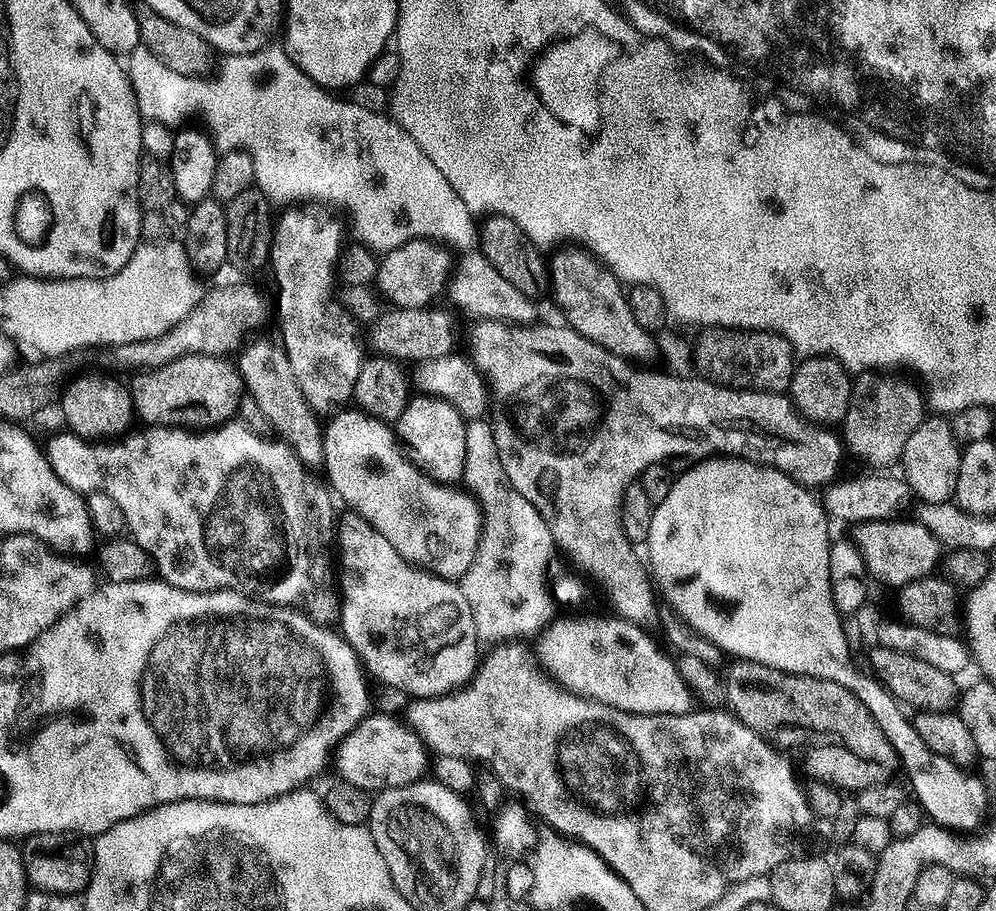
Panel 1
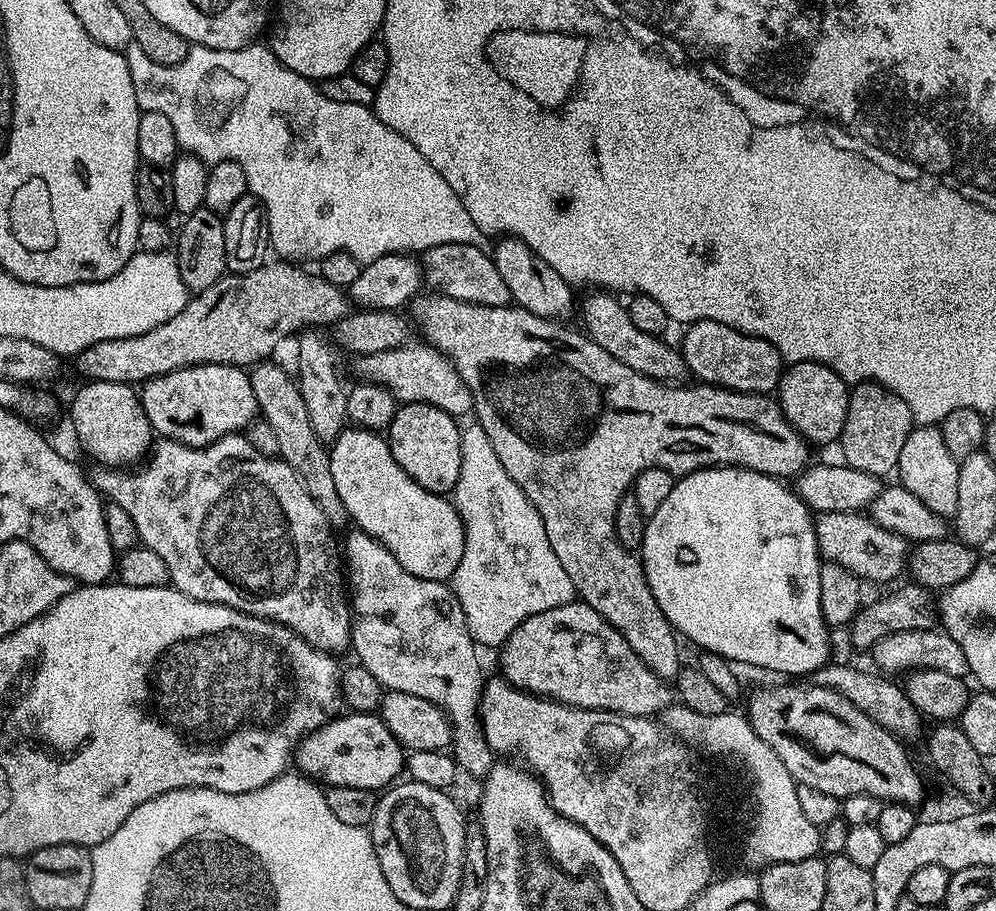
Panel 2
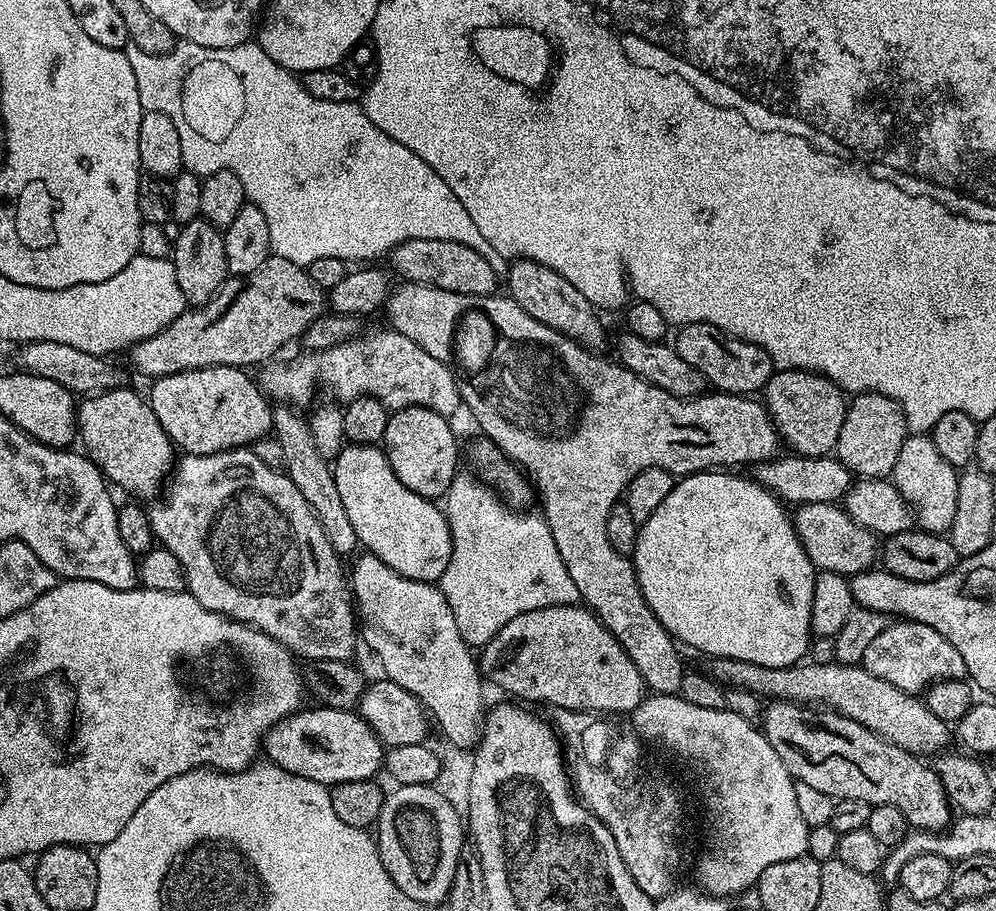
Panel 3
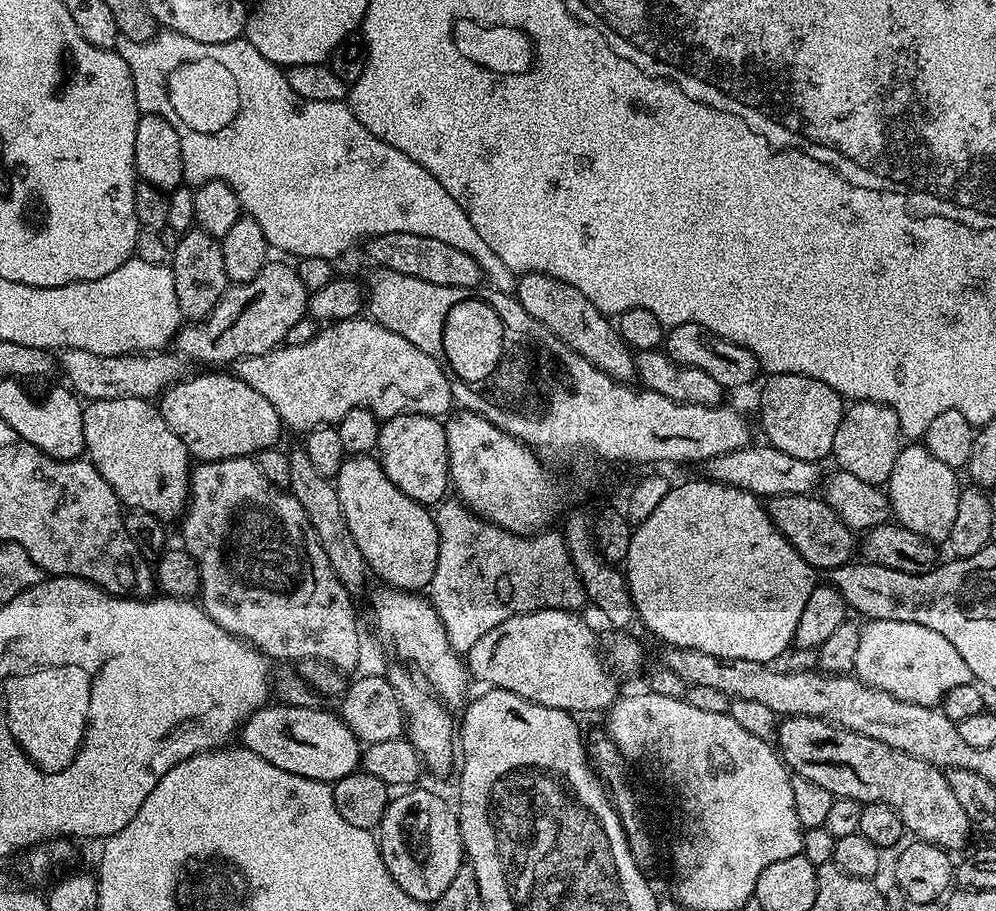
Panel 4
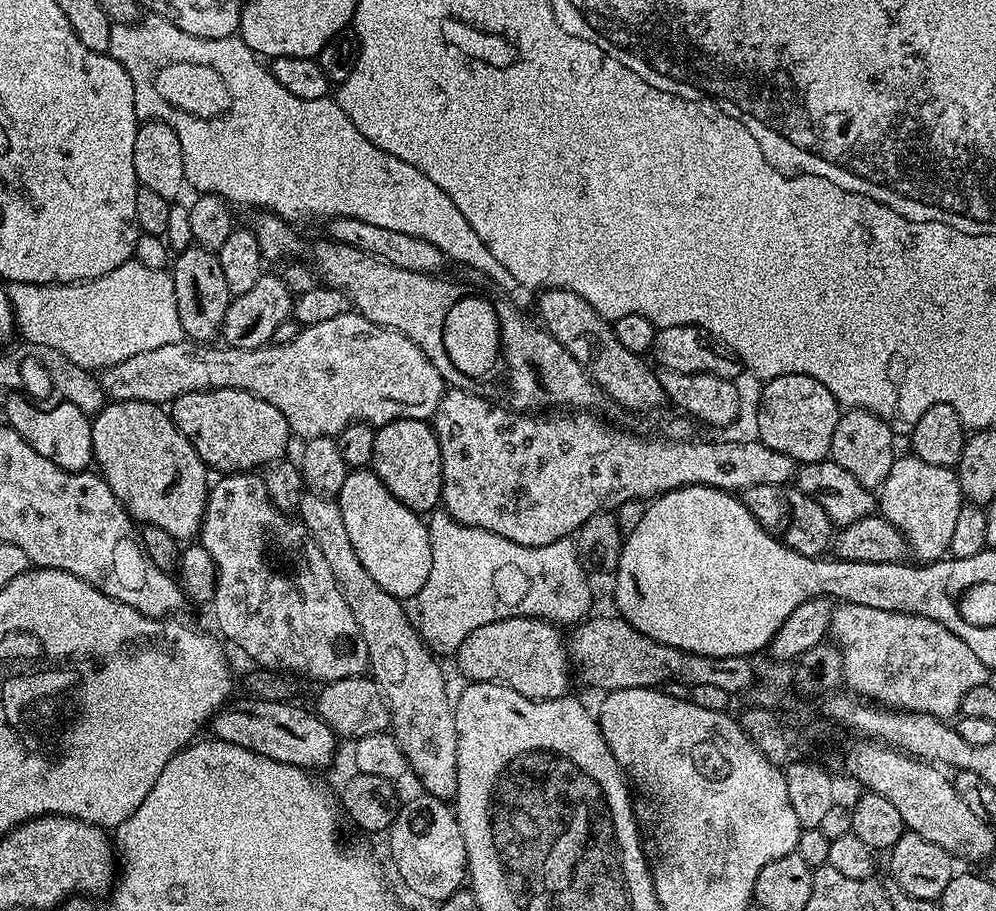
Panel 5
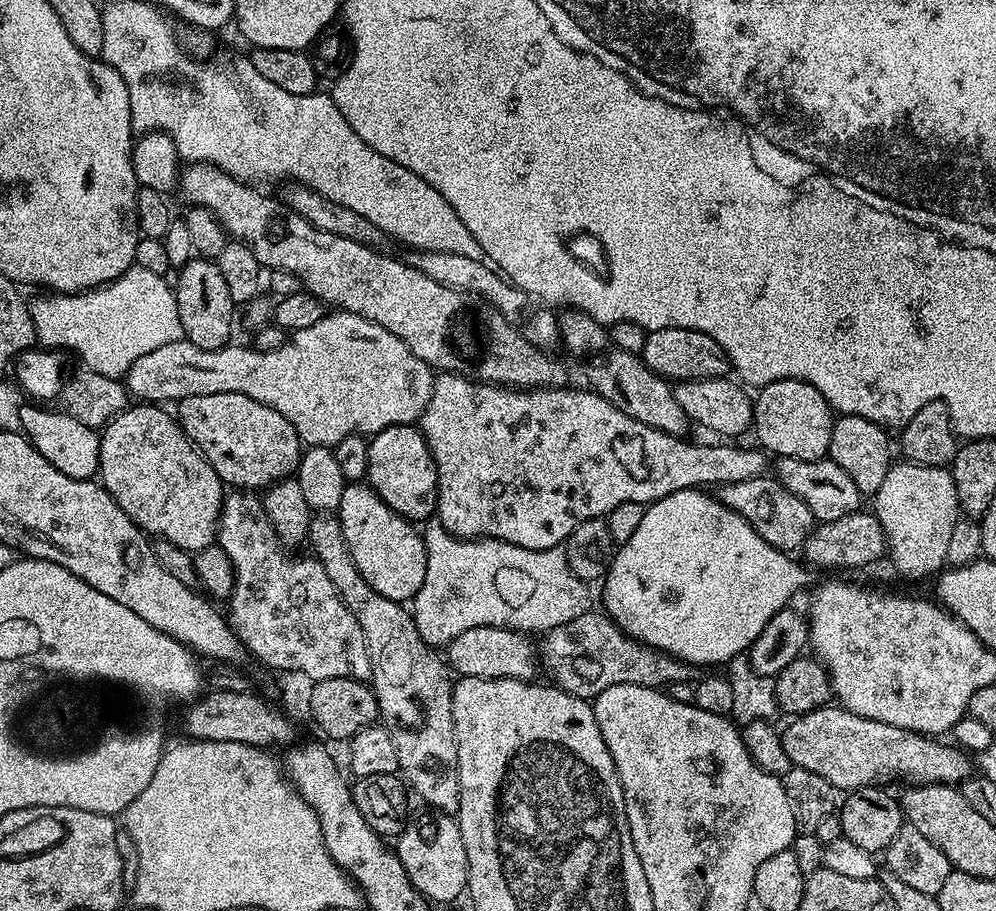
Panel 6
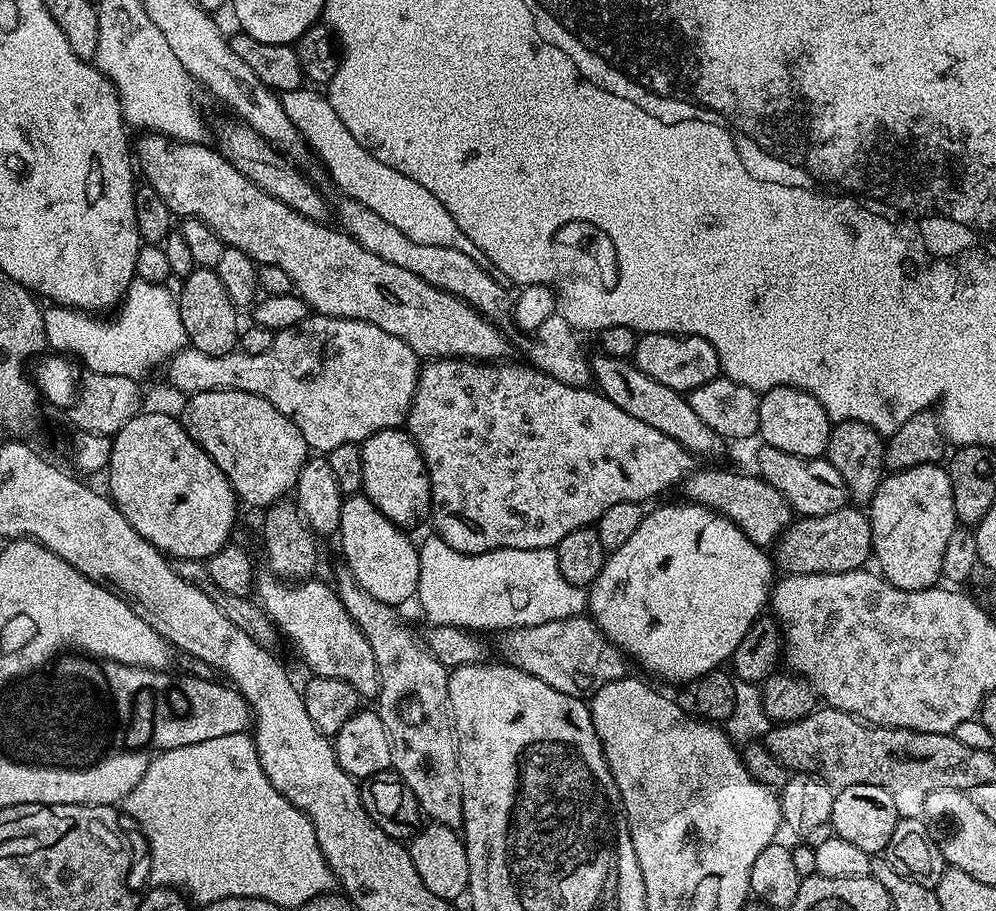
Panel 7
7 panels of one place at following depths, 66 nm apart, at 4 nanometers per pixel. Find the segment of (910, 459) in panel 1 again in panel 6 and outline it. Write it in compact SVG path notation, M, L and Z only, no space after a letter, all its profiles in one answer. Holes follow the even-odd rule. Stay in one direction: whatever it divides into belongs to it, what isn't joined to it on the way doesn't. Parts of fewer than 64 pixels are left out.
M911 462L893 463L886 478L882 478L882 486L878 486L874 503L874 514L884 531L887 559L892 559L893 566L912 580L920 580L923 576L935 577L945 567L950 533L954 530L954 522L962 516L951 471L947 467L935 468Z

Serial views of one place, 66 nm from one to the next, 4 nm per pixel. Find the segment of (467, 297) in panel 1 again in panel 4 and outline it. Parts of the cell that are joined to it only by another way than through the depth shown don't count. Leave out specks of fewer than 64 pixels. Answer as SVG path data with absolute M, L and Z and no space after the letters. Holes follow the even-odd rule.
M382 234L371 237L366 247L373 265L389 268L398 274L410 274L410 278L422 278L422 282L434 282L434 286L479 288L485 279L484 272L470 254L446 242L438 242L438 238L426 238L426 234Z

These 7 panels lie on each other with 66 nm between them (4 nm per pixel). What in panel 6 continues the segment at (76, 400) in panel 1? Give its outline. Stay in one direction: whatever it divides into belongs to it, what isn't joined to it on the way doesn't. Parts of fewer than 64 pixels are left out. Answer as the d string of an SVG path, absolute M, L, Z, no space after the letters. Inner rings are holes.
M136 402L104 425L100 435L99 483L149 537L174 542L193 554L213 547L226 485L188 439L179 419L152 402Z

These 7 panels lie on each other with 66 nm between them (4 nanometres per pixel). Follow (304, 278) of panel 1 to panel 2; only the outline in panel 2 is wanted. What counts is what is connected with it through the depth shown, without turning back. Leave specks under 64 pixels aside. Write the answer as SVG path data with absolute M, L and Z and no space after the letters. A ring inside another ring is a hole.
M308 330L299 337L300 353L296 356L296 368L300 371L298 375L298 383L300 386L300 393L302 394L302 402L306 402L306 414L310 414L310 426L314 426L314 434L318 434L320 441L325 446L331 445L332 441L337 440L344 432L348 424L348 415L346 414L346 398L348 393L346 391L346 383L340 377L340 356L342 357L341 349L333 343L326 335L323 336L323 331Z

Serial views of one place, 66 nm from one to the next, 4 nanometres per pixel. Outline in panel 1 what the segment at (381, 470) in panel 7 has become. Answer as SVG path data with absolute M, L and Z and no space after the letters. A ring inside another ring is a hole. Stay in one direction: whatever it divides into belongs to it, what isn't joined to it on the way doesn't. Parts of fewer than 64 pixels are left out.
M416 394L411 397L396 419L394 425L397 440L400 441L407 457L431 480L440 484L456 486L464 479L466 466L466 421L464 417L437 396Z

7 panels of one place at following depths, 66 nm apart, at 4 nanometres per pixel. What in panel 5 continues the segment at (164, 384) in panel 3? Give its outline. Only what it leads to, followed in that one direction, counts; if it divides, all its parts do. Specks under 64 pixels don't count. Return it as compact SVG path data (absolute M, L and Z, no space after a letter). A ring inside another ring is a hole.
M211 388L205 392L187 392L172 401L170 415L180 433L192 443L194 450L203 458L209 469L216 471L217 468L217 473L220 474L260 470L273 464L275 460L281 459L287 453L284 451L288 448L290 429L286 418L282 418L282 413L274 410L274 406L270 406L270 402L266 402L246 390Z

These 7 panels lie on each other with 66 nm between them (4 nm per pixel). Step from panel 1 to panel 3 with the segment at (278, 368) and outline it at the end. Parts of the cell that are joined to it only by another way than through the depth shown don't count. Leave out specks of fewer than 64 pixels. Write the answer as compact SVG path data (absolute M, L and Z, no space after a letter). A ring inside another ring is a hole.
M276 406L272 410L272 432L278 446L282 446L283 471L287 472L290 482L298 486L302 498L310 502L310 510L314 510L318 518L318 526L322 526L330 546L334 546L337 554L352 551L355 553L360 539L358 534L354 534L354 525L346 514L346 505L338 495L332 464L326 458L322 458L322 454L318 454L318 446L314 446L314 434L310 434L308 420L300 417L296 412L299 411L292 406Z

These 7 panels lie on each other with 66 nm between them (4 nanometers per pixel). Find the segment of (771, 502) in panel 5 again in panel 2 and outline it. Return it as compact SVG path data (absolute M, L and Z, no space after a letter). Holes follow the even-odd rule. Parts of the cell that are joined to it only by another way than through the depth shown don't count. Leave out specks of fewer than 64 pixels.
M821 512L815 517L815 522L821 557L830 562L838 562L838 566L846 566L861 582L873 580L876 584L884 584L887 580L899 581L901 579L899 576L905 575L910 555L909 541L898 534L882 530L882 526L875 524L871 515L858 512Z

